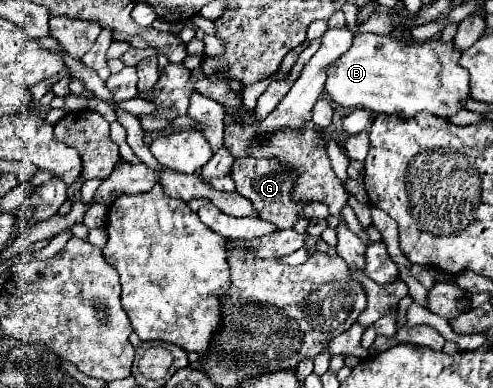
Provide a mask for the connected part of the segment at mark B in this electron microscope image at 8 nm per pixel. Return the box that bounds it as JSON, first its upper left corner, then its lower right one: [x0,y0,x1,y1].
[323,34,469,118]

